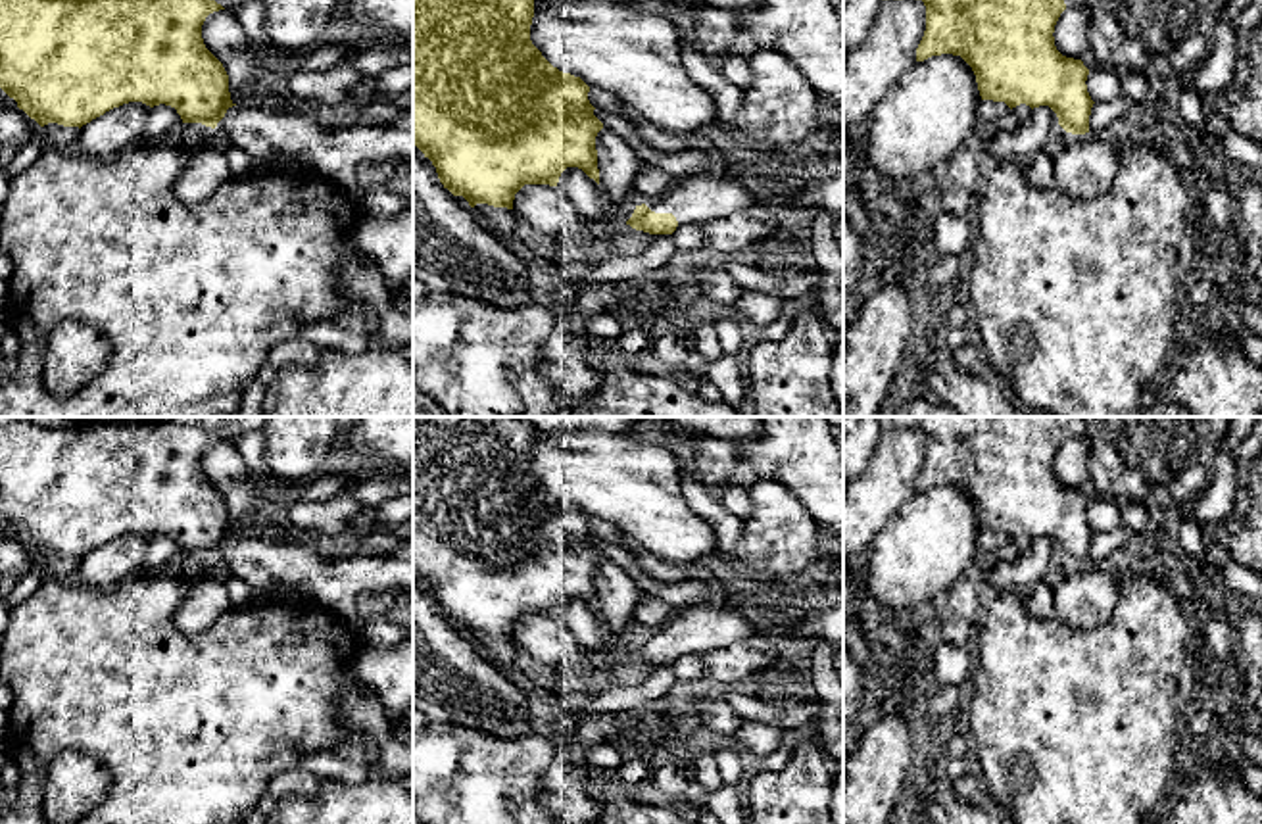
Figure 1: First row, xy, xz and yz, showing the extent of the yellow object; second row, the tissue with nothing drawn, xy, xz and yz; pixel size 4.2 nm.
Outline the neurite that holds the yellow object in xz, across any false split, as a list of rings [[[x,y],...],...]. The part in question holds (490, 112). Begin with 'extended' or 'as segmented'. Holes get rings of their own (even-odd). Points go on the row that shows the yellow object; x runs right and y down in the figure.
as segmented; [[[413,0],[413,146],[436,167],[438,179],[453,196],[463,196],[471,207],[488,204],[513,209],[515,194],[524,184],[557,186],[567,167],[582,169],[599,184],[595,136],[603,123],[594,115],[588,100],[590,86],[570,73],[553,67],[530,40],[534,0]]]

